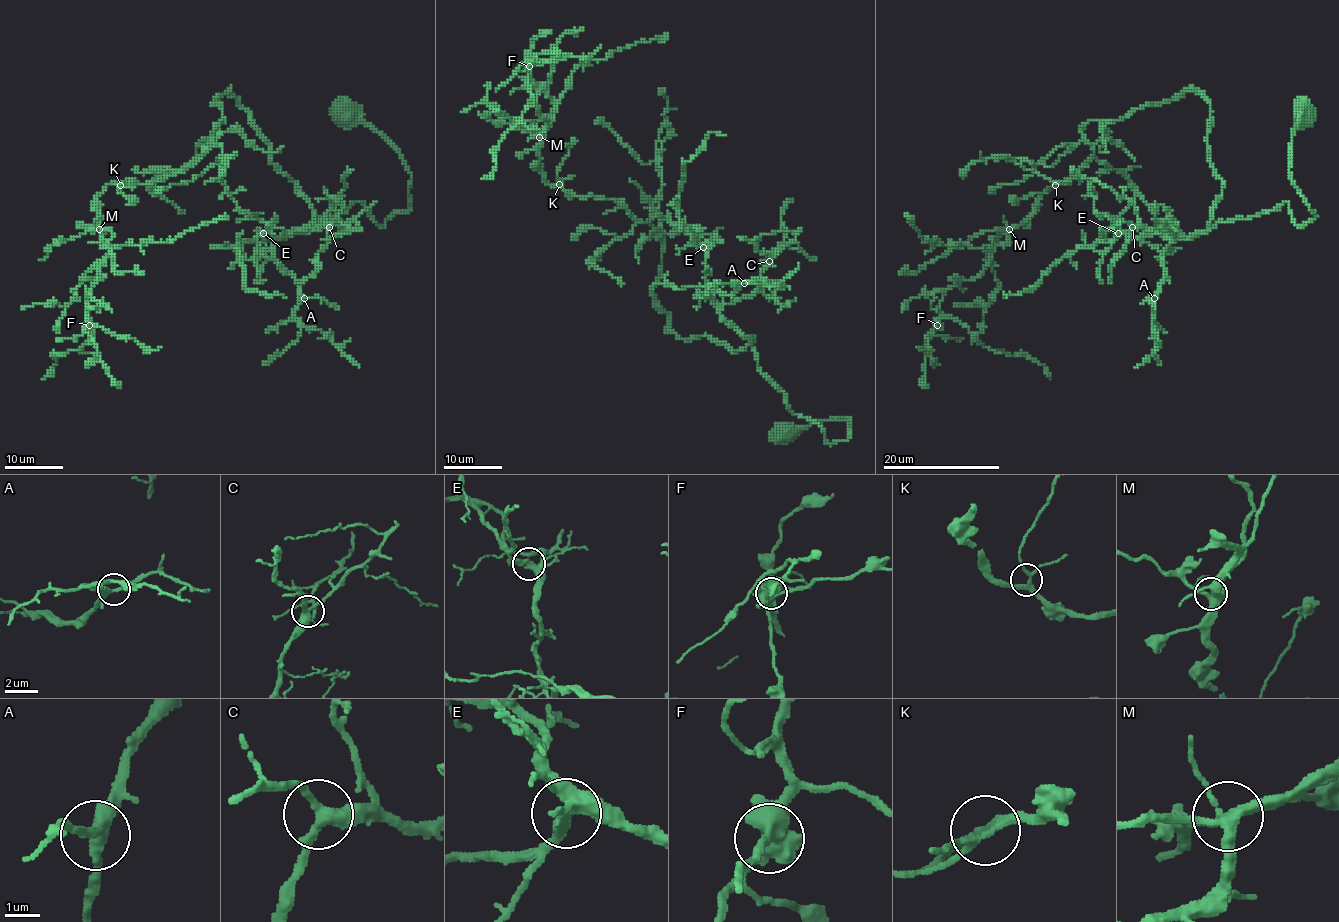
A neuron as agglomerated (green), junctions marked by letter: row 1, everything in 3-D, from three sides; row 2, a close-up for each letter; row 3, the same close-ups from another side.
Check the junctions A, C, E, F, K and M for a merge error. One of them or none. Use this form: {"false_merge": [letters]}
{"false_merge": []}

